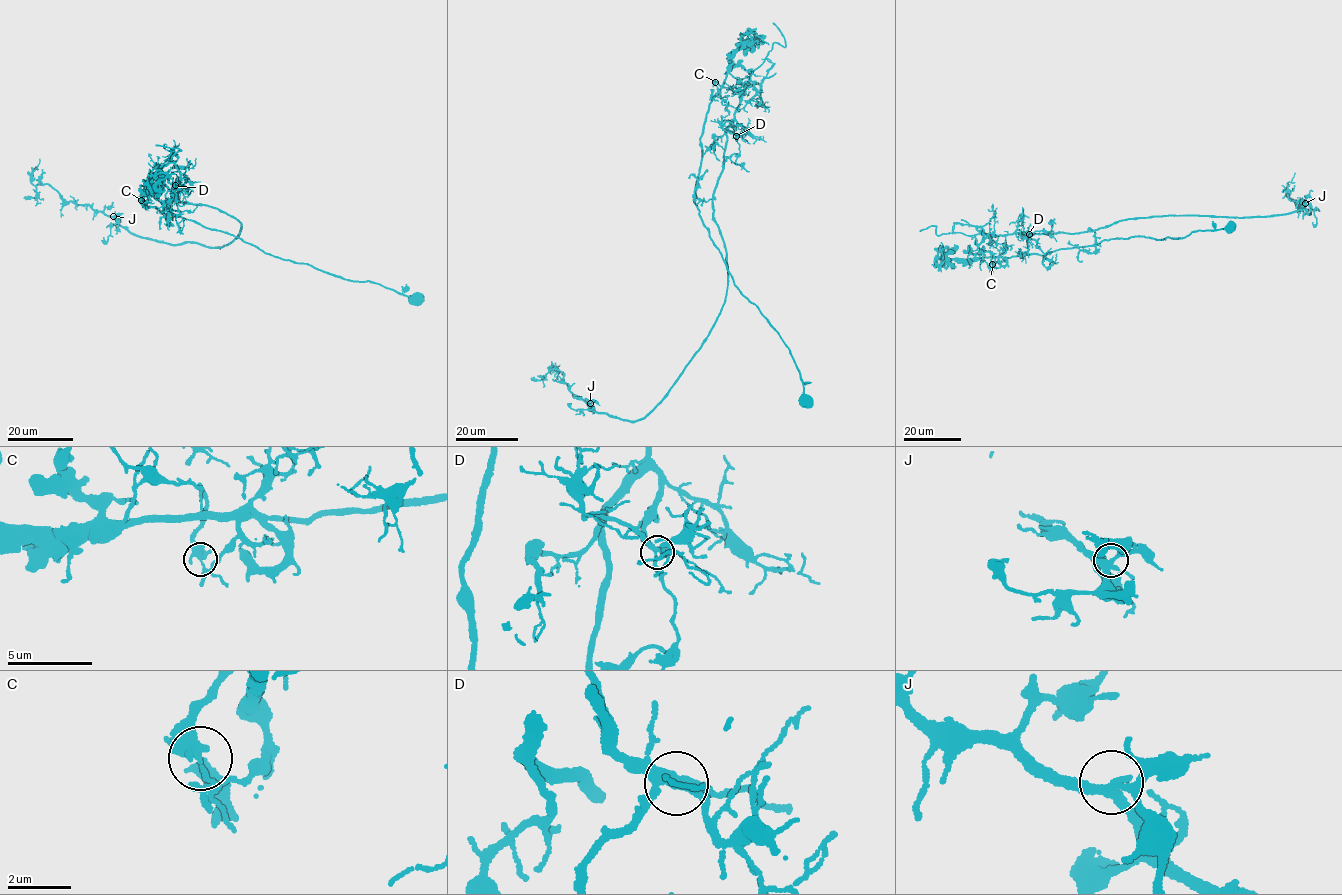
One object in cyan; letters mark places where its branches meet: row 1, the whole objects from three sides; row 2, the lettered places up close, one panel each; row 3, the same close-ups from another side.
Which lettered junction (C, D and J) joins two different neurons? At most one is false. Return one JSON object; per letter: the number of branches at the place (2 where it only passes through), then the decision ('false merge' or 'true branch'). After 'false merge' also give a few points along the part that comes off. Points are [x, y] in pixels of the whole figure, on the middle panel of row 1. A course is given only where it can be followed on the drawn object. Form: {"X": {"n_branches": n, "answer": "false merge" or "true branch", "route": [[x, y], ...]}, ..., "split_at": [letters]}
{"C": {"n_branches": 4, "answer": "false merge", "route": [[715, 82], [750, 79], [713, 194], [728, 273], [714, 327], [644, 417], [590, 410], [563, 382]]}, "D": {"n_branches": 4, "answer": "true branch"}, "J": {"n_branches": 4, "answer": "true branch"}, "split_at": ["C"]}

